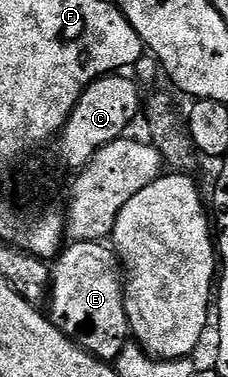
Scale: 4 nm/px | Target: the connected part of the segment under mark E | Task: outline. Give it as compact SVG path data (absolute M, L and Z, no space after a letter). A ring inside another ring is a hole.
M71 242L53 260L48 292L49 318L73 343L103 361L114 361L125 349L131 334L126 316L124 283L115 259L115 252L101 242Z

